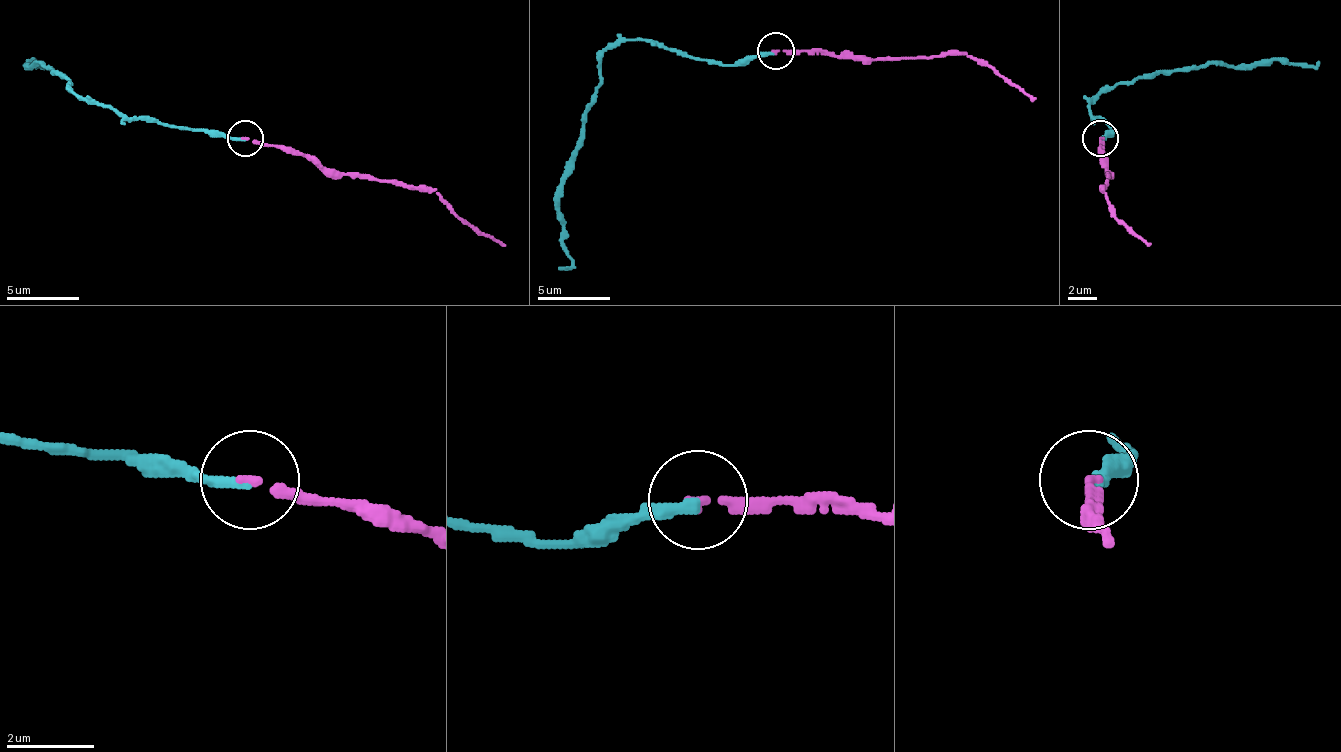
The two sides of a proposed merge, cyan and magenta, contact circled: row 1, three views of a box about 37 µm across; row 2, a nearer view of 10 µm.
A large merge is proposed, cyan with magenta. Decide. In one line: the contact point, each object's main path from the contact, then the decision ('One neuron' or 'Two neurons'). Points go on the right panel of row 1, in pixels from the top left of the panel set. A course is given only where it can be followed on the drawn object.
Place: (1100, 138). Course of cyan: (1099, 139), (1114, 128), (1088, 106), (1103, 91), (1139, 77), (1223, 62), (1318, 62). Course of magenta: (1099, 139), (1110, 172), (1103, 186), (1110, 212), (1150, 244). One neuron

